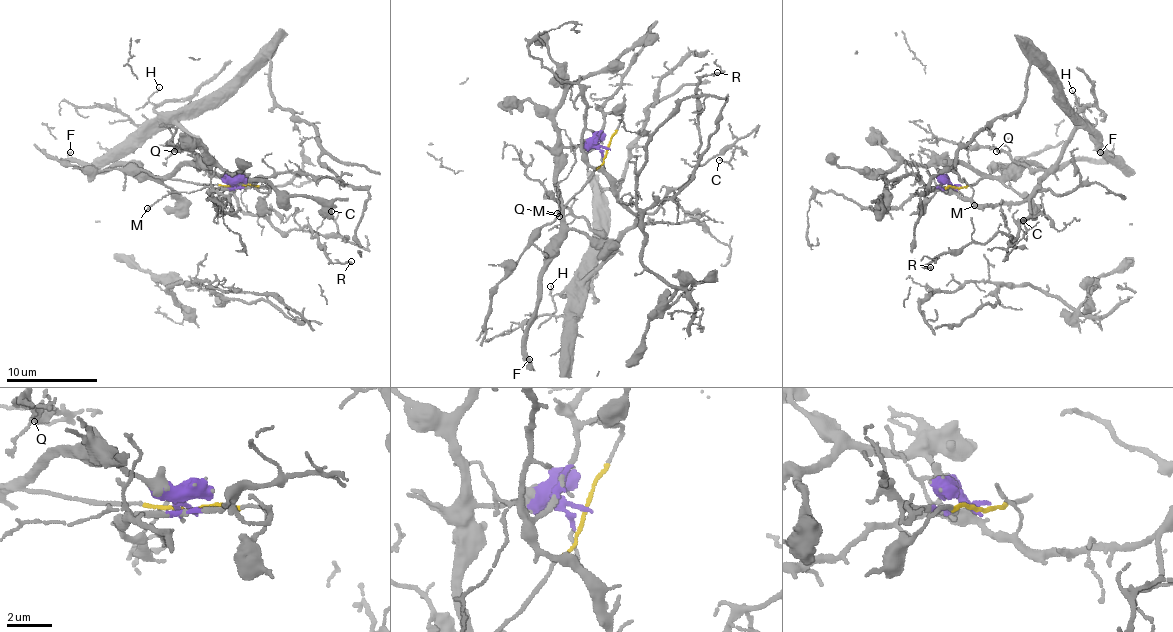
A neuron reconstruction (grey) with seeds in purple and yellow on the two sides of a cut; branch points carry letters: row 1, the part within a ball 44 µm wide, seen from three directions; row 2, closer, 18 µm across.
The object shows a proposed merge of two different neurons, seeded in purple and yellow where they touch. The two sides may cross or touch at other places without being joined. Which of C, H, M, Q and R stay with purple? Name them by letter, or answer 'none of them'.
C, H, M, Q, R

